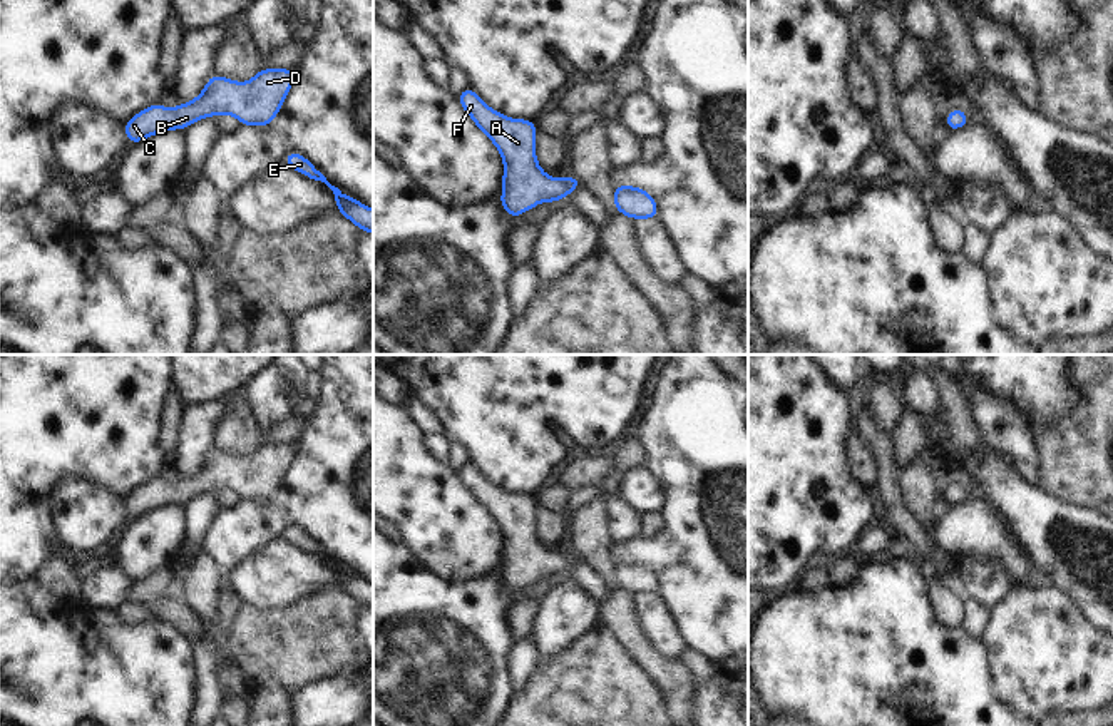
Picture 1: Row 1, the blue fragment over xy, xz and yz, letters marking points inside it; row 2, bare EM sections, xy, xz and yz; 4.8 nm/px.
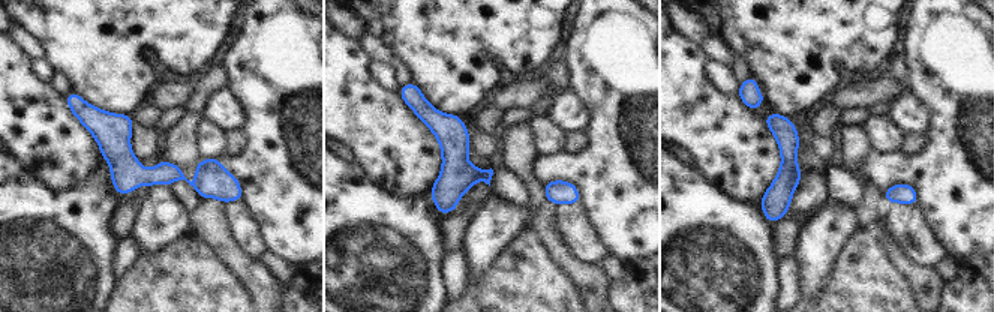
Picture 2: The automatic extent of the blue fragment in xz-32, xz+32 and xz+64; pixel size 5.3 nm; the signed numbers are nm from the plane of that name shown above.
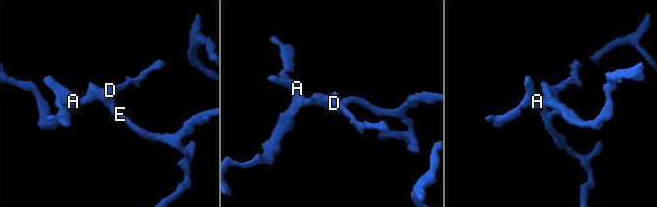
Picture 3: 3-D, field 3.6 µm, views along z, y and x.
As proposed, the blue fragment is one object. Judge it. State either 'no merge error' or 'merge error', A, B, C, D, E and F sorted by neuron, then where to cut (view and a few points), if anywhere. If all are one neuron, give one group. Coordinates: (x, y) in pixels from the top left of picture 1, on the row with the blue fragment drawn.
no merge error; A B C D E F; no cut

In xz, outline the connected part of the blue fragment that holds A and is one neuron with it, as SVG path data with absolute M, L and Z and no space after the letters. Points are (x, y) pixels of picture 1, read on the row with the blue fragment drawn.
M470 87L457 99L500 152L504 161L500 206L509 216L521 219L524 211L534 209L539 202L566 199L572 189L582 186L577 176L559 179L544 174L536 157L534 120L509 119L484 104Z

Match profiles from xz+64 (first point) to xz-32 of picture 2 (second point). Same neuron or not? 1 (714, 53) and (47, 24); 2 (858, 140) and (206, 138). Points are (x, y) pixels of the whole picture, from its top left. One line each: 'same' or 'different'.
1: different
2: different

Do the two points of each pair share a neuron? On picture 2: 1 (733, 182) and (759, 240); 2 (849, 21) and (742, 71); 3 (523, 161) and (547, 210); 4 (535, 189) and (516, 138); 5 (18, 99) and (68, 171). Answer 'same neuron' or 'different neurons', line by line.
1: different neurons
2: different neurons
3: different neurons
4: same neuron
5: same neuron

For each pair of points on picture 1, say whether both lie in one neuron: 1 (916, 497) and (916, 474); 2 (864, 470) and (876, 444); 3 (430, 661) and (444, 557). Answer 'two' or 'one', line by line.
1: one
2: two
3: two

